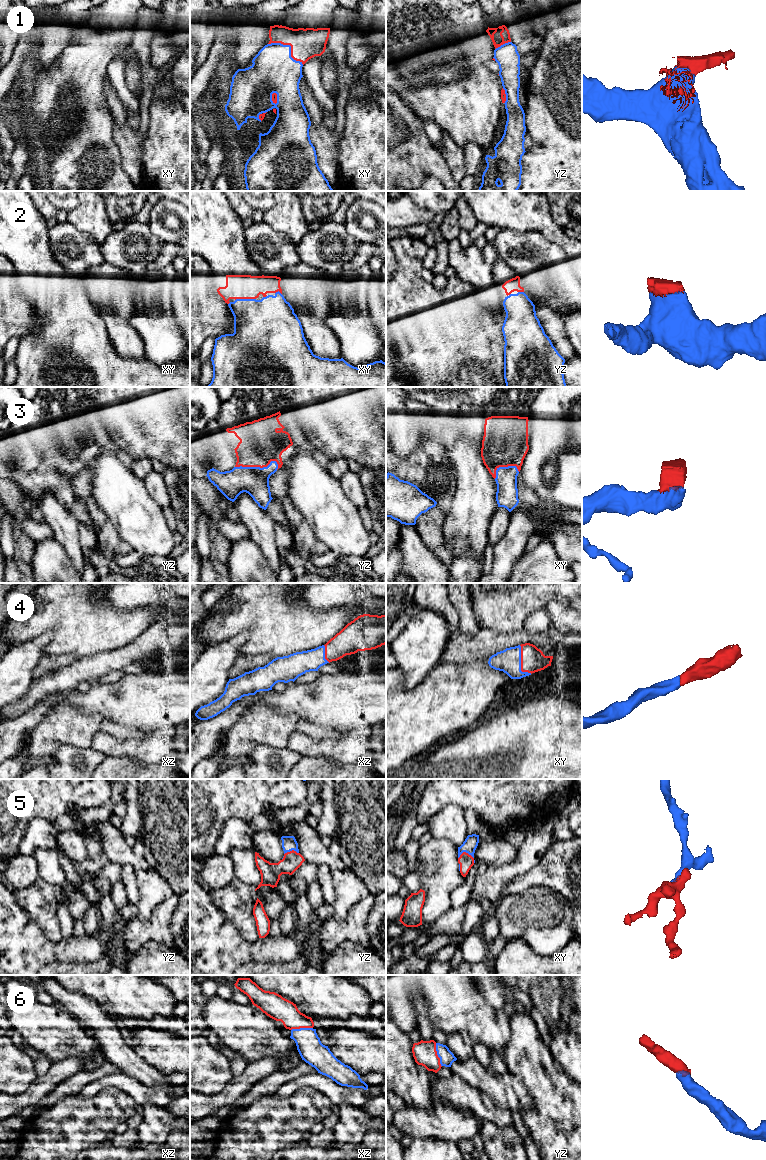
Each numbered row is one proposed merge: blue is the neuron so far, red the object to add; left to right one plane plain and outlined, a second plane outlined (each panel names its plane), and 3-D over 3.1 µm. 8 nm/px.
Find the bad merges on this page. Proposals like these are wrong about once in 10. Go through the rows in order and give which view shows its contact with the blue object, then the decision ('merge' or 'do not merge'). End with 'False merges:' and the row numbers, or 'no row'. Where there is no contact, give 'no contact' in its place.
1: xy | merge
2: xy | merge
3: yz | merge
4: xy | merge
5: xy | merge
6: yz | merge
False merges: no row

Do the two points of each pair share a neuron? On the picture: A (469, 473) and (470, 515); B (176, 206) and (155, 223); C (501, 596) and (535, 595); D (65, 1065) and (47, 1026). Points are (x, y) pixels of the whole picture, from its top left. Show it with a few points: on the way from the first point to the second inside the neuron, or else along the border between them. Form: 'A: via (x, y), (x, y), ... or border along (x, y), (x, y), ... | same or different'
A: via (470, 483), (470, 505) | same
B: via (169, 206), (166, 206), (156, 216) | same
C: via (509, 596), (527, 595) | same
D: border along (51, 1062), (66, 1057), (78, 1057), (84, 1064) | different

